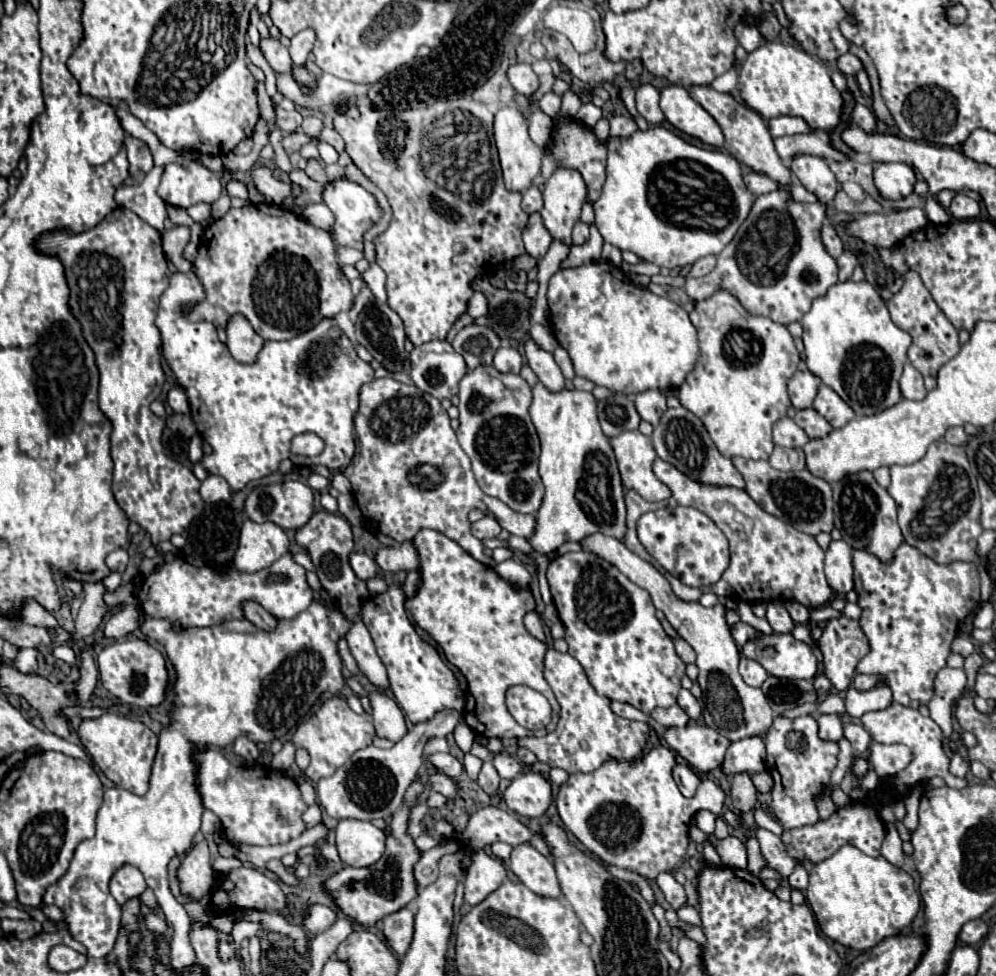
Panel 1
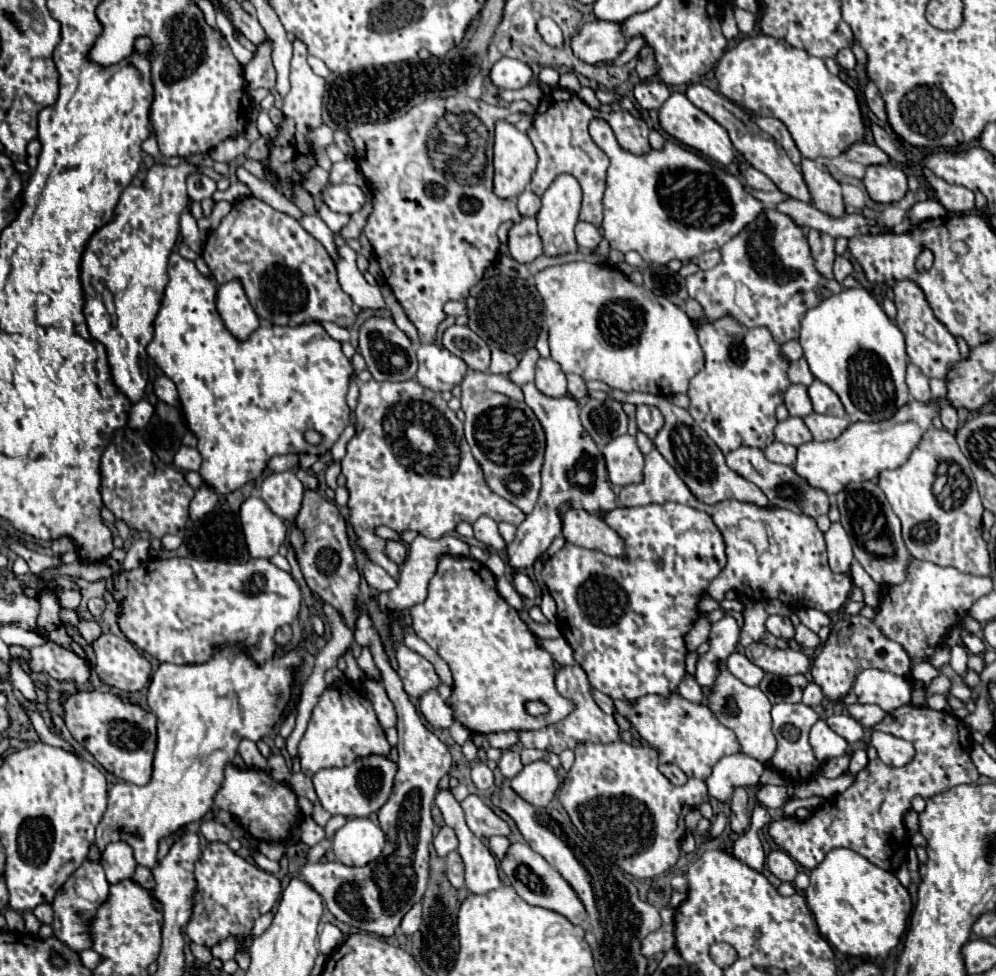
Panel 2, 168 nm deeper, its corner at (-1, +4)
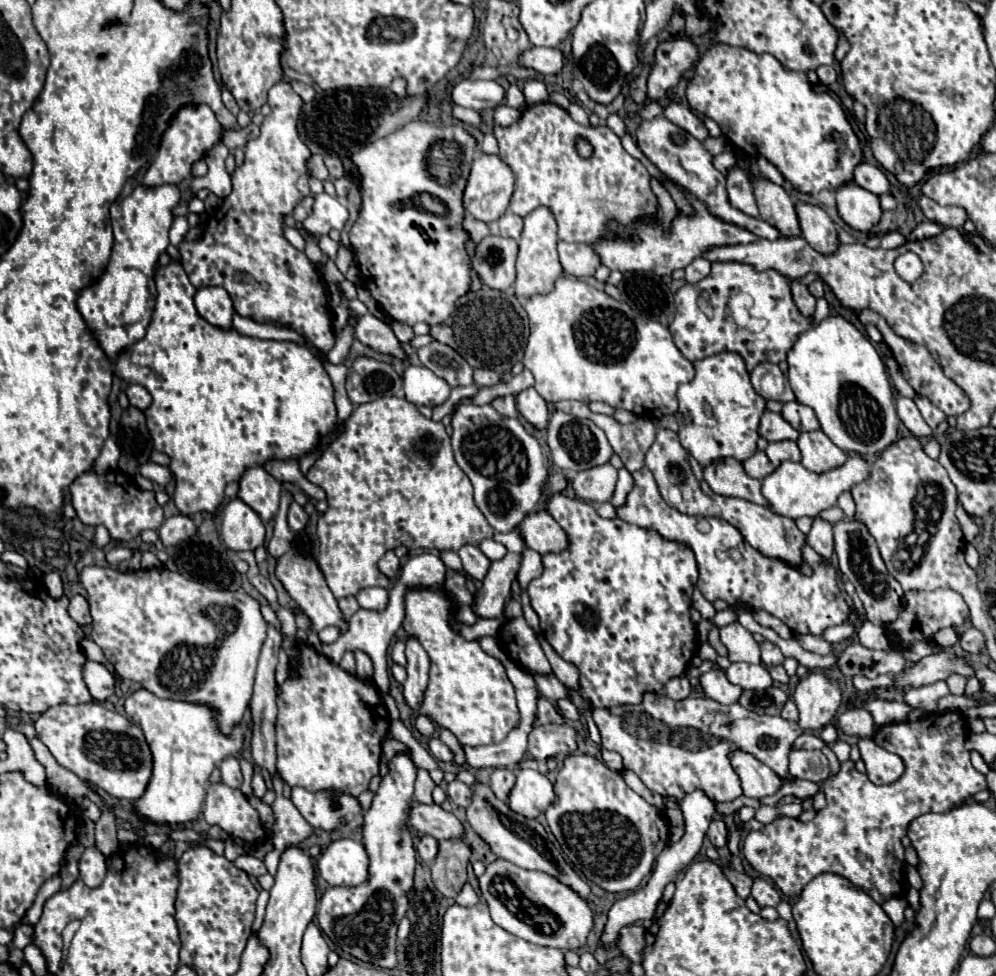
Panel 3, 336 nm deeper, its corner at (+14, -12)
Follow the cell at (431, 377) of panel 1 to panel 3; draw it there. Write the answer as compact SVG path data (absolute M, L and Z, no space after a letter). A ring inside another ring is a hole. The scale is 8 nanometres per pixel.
M408 366L404 372L404 392L406 400L414 406L440 406L450 396L450 386L446 380L438 378L424 366Z

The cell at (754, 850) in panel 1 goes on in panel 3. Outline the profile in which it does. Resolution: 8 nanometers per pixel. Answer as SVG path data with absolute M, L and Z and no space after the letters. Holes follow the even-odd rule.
M714 818L712 820L712 824L708 828L708 838L710 838L710 842L716 848L726 846L726 842L728 842L728 830L726 830L726 824L722 822L722 818Z

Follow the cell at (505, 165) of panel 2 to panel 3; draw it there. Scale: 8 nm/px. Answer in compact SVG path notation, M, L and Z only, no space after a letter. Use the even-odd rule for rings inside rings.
M480 152L476 156L476 160L472 162L470 176L468 176L468 182L466 182L466 188L464 188L464 210L468 214L472 214L476 220L490 224L506 212L512 192L514 192L512 170L498 156L488 156L488 154Z

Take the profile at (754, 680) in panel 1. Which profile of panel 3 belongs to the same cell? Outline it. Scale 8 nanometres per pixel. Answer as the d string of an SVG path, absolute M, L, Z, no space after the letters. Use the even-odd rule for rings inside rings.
M720 668L700 674L700 686L708 698L712 698L720 704L734 704L734 702L738 702L740 694L742 694L742 688L732 684Z

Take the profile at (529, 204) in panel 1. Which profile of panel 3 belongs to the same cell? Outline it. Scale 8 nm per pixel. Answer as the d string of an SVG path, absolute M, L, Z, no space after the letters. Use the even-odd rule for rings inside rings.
M506 212L506 214L498 220L498 228L500 228L500 236L508 236L508 238L518 240L520 234L522 234L524 222L522 222L520 216L516 216L516 214L512 214L512 212Z

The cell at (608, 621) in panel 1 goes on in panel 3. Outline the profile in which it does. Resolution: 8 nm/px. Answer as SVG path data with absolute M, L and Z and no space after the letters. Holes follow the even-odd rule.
M552 494L544 502L548 514L568 536L568 548L558 554L544 554L542 576L528 584L530 606L540 618L546 640L564 660L578 666L580 694L594 708L640 704L644 692L662 692L670 678L688 670L692 656L698 652L698 632L688 612L692 588L698 580L692 550L620 518L606 520L598 516L594 506L566 494Z

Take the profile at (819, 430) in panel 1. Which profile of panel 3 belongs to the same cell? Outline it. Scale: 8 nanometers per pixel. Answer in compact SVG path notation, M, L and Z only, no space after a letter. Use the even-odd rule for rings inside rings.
M822 430L800 434L798 448L802 452L804 468L816 474L838 468L844 460L848 460L848 454L840 450Z

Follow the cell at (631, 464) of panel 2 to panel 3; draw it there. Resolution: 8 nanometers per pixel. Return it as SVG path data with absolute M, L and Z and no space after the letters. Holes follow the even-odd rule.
M602 464L602 466L590 468L590 470L578 472L570 480L570 486L574 488L576 498L602 504L612 498L616 480L618 480L618 470L612 464Z

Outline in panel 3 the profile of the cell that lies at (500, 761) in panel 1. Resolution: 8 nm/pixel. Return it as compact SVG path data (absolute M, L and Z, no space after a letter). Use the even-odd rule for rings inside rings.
M498 768L498 770L494 770L494 774L492 774L492 778L490 778L490 786L492 786L494 794L496 794L500 800L504 800L504 802L508 800L508 794L510 794L514 782L516 782L516 776L514 776L514 772L508 770L508 768Z

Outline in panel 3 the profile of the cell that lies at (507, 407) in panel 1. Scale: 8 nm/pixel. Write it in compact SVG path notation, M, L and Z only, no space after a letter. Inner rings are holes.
M490 404L458 406L452 418L452 450L456 464L474 486L474 502L496 532L510 532L536 508L548 480L544 448L518 418L500 416Z

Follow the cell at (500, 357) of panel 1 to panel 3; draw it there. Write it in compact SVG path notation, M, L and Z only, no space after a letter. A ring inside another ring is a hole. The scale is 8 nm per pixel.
M482 368L482 370L474 370L474 382L478 386L494 386L500 382L500 376L488 368Z

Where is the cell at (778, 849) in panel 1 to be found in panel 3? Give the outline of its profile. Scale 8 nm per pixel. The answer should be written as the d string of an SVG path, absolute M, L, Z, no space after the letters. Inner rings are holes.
M756 878L754 886L752 886L752 898L758 902L760 908L764 908L764 906L774 906L776 908L778 902L780 902L780 892L770 882L766 882L762 878Z

